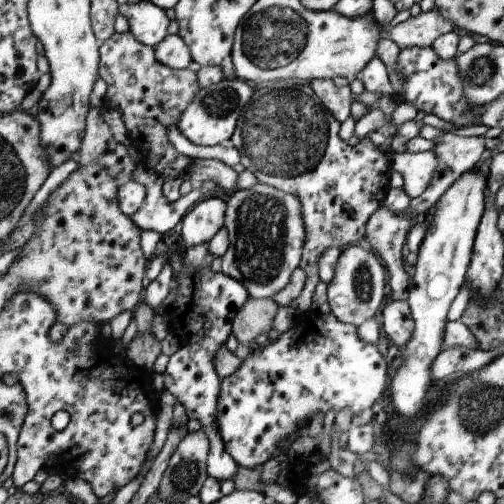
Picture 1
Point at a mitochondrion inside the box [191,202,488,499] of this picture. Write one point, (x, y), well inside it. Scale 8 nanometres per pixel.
(390, 431)

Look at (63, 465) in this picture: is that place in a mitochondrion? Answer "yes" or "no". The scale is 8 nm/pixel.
no

